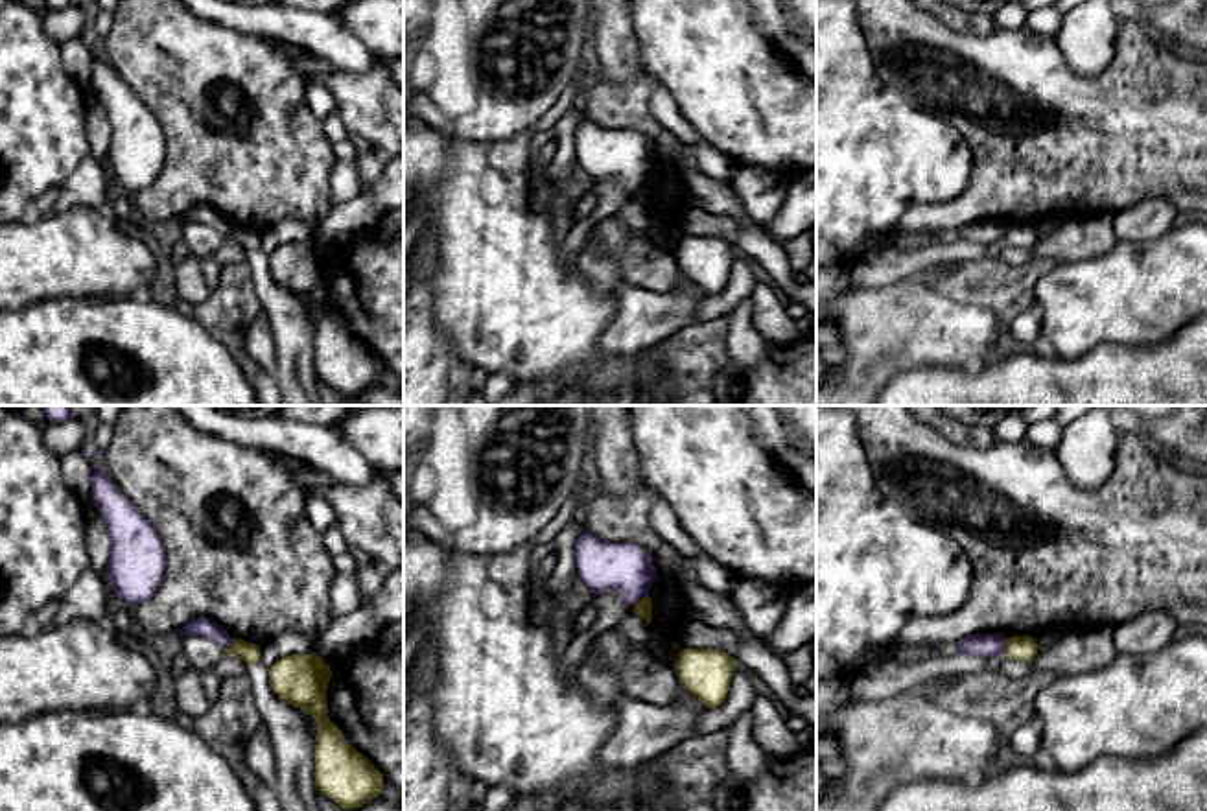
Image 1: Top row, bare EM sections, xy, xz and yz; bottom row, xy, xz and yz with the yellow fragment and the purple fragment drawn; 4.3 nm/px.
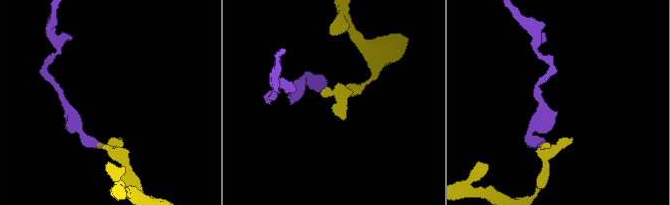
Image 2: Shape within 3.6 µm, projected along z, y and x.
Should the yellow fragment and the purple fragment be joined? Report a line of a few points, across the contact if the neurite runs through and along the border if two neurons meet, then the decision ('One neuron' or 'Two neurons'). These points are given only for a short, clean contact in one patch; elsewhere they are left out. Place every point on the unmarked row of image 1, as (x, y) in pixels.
Line: yz (1008, 225), (1001, 242). Two neurons

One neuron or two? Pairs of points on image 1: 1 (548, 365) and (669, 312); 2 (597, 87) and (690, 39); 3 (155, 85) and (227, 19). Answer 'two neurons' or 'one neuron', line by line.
1: two neurons
2: two neurons
3: two neurons

